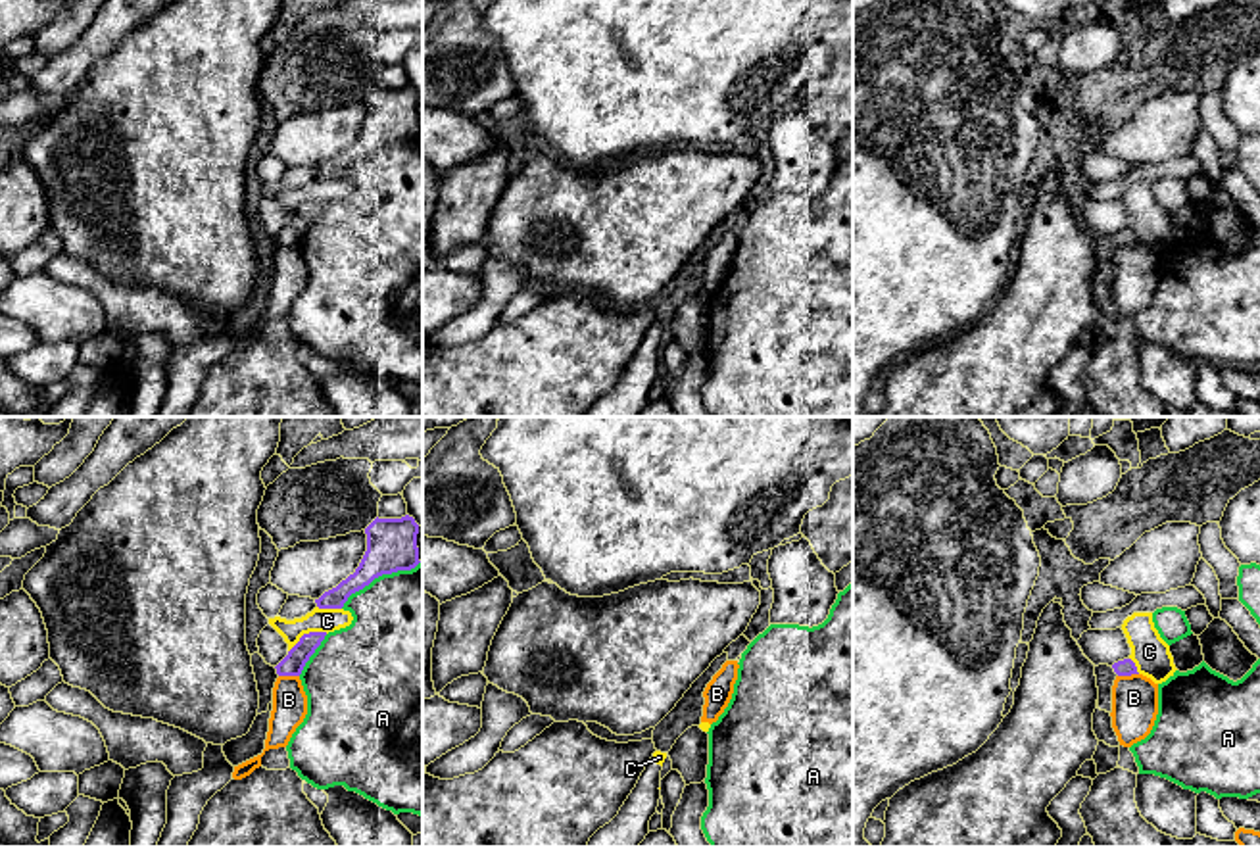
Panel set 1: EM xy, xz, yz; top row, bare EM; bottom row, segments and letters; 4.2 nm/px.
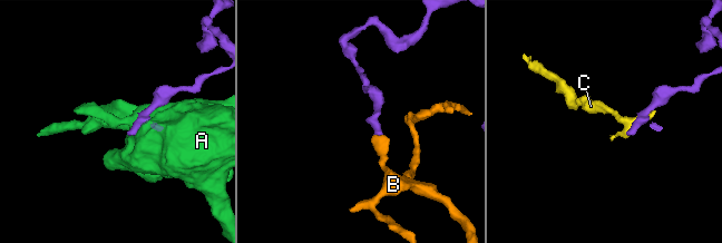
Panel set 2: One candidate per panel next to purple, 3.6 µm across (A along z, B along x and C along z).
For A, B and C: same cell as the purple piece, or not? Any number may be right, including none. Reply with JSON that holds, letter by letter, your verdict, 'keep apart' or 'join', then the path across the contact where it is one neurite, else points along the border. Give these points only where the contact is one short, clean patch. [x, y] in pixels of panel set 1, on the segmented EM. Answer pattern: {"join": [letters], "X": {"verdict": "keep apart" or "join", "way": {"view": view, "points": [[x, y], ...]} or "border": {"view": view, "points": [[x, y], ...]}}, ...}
{"join": [], "A": {"verdict": "keep apart"}, "B": {"verdict": "keep apart", "border": {"view": "xy", "points": [[279, 675], [298, 677]]}}, "C": {"verdict": "keep apart"}}

